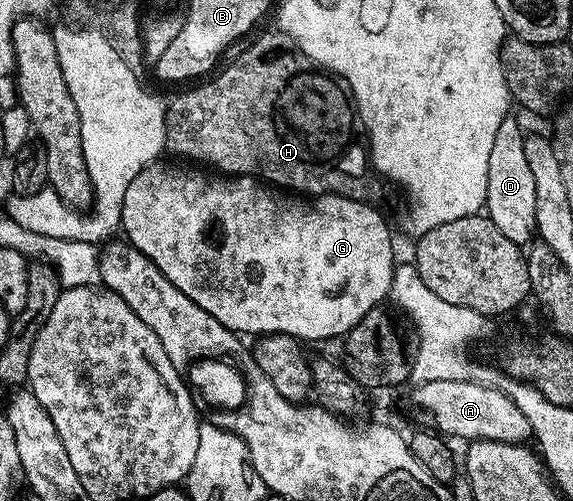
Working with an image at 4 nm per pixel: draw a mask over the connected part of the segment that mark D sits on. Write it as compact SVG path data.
M513 115L502 119L500 128L493 137L492 152L489 153L484 203L488 218L509 241L522 247L530 244L536 227L536 190L533 173L526 163L525 139L525 131L522 131Z

